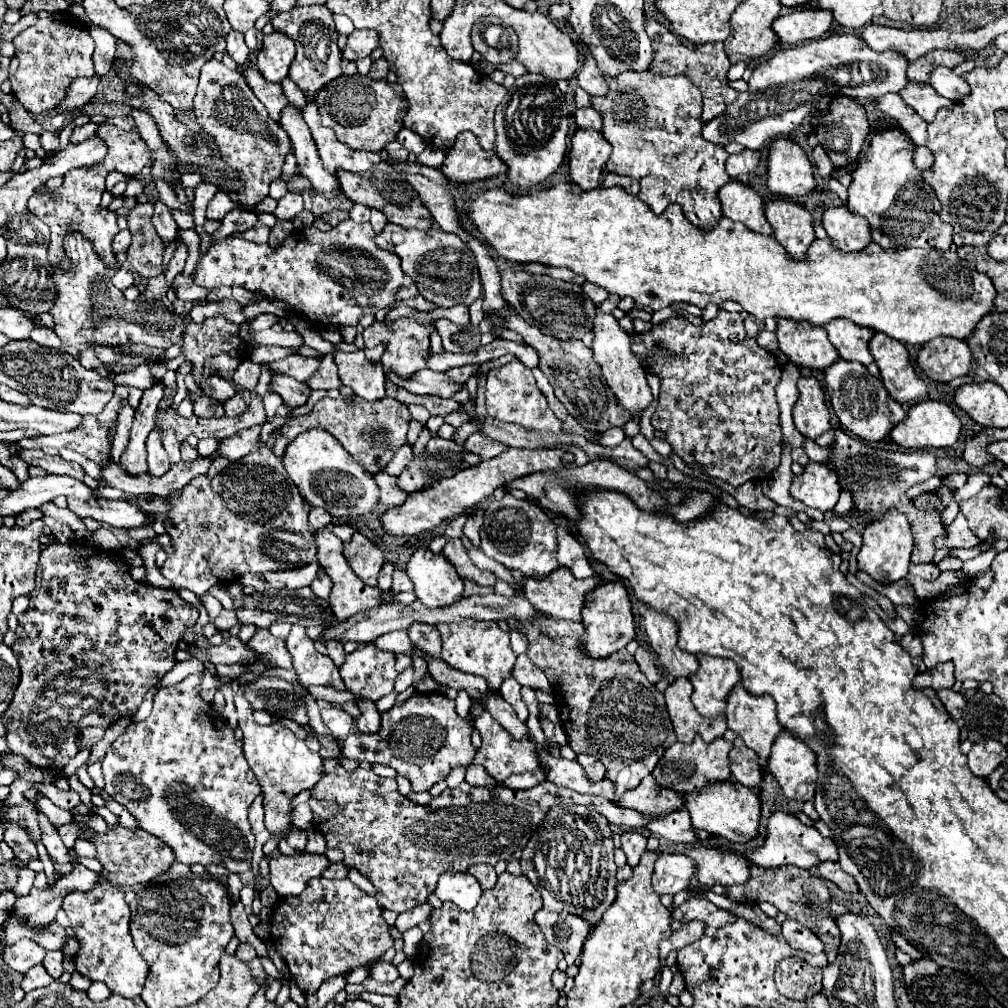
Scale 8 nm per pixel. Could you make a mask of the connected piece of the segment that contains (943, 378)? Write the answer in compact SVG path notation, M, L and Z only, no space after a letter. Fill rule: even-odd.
M936 338L922 346L918 354L918 366L936 382L950 382L968 374L972 364L972 352L964 340Z

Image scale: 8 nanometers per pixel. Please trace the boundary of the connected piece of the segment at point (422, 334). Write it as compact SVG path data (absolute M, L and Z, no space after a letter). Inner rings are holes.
M400 318L390 324L386 324L384 321L375 321L371 326L367 327L362 335L364 339L364 345L366 348L374 348L374 346L384 342L386 344L386 350L380 358L380 366L384 370L384 374L396 374L404 380L412 378L418 370L426 368L426 358L428 358L428 346L430 346L430 334L432 330L436 328L434 322L430 324L420 325L416 320L410 320L407 322L407 318Z

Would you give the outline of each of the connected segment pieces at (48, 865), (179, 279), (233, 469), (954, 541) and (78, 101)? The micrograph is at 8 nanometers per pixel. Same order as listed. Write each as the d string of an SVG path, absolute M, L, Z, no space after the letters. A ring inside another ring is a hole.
M41 841L35 842L35 845L38 851L39 858L44 866L44 872L47 877L47 885L51 887L54 885L54 873L55 873L54 863L49 858L47 850Z
M178 274L172 282L172 288L176 292L176 298L178 300L192 300L192 302L198 302L198 300L204 300L208 296L208 292L204 292L204 288L196 286L188 276L184 274Z
M254 446L254 448L250 450L250 454L246 454L244 458L240 458L240 460L236 460L236 462L230 462L230 466L228 466L224 472L220 472L218 476L214 476L212 480L210 480L208 476L196 476L194 480L190 480L190 482L182 488L180 496L176 496L176 498L168 496L168 498L166 498L166 504L170 506L170 510L168 510L168 520L170 520L170 524L166 526L166 532L168 532L168 536L170 536L170 542L172 542L174 552L172 552L172 554L168 556L168 560L164 562L162 574L164 574L168 580L172 580L176 588L188 588L188 590L192 590L196 596L206 594L206 592L208 592L212 586L216 586L216 584L228 584L228 582L232 582L232 580L238 580L238 578L240 578L242 574L246 574L246 572L260 574L260 572L288 570L288 568L298 568L298 566L302 566L302 564L308 564L308 562L314 562L314 560L316 560L316 542L314 542L314 534L312 534L310 524L308 524L310 504L304 504L304 498L300 496L296 484L292 484L292 480L288 480L288 474L286 474L286 470L284 470L284 466L282 466L282 460L276 458L274 452L272 452L268 446Z
M956 516L956 520L946 528L948 536L944 540L944 546L946 548L972 548L972 546L978 546L982 540L978 536L974 536L964 520L964 516Z
M94 76L92 80L76 80L76 84L72 84L72 88L68 88L68 96L58 104L58 110L64 112L64 110L82 108L84 104L88 104L94 98L98 84L100 84L98 76Z

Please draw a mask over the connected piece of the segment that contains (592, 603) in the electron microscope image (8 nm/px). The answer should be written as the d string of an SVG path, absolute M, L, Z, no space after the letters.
M606 582L596 586L592 592L588 592L582 608L582 624L584 624L584 636L580 640L584 642L582 648L590 658L604 658L604 656L610 656L612 652L626 648L626 644L636 634L626 588L620 582Z

